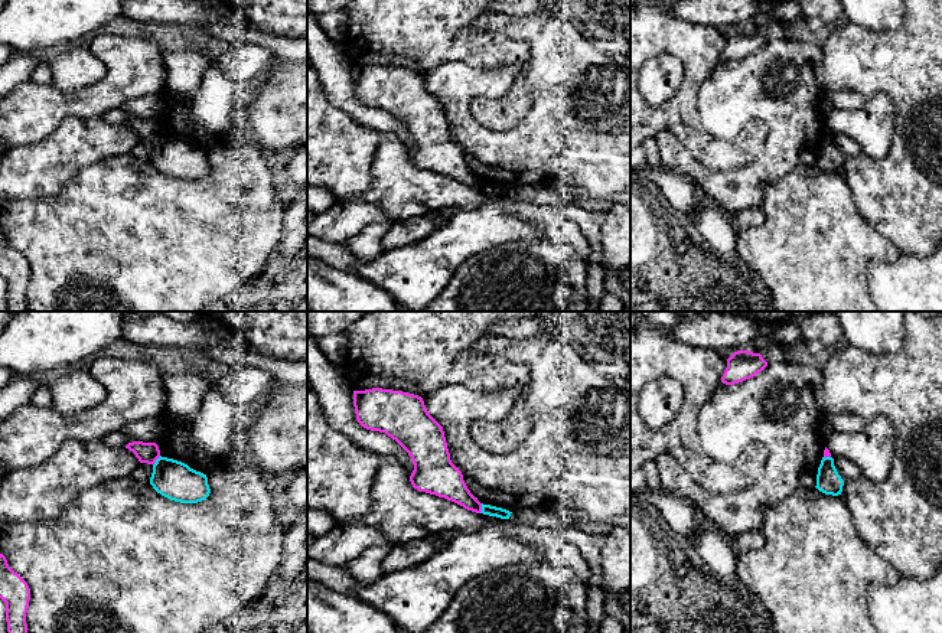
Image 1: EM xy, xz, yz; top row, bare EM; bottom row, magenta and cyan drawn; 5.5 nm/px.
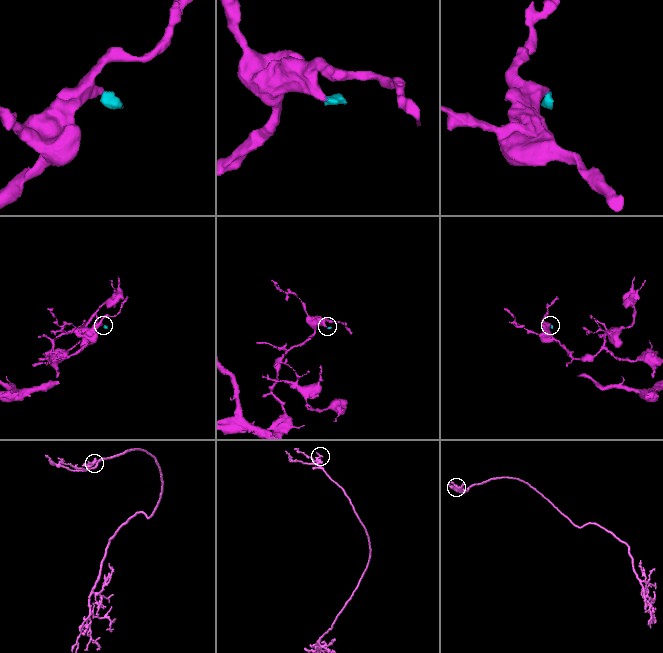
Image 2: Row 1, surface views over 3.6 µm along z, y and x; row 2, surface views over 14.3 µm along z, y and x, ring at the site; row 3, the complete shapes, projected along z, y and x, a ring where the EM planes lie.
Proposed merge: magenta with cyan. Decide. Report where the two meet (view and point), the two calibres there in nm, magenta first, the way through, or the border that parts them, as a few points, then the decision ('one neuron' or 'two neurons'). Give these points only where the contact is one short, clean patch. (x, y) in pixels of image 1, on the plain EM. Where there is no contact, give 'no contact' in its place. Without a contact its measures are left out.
meets magenta in xz at (481, 185); 190 nm thick on the magenta side, 60 nm on the other; border along xz (482, 180), (479, 189); two neurons

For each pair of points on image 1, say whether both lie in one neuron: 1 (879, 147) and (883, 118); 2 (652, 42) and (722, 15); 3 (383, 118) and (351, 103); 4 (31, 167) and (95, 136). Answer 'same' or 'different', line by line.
1: same
2: different
3: same
4: same

